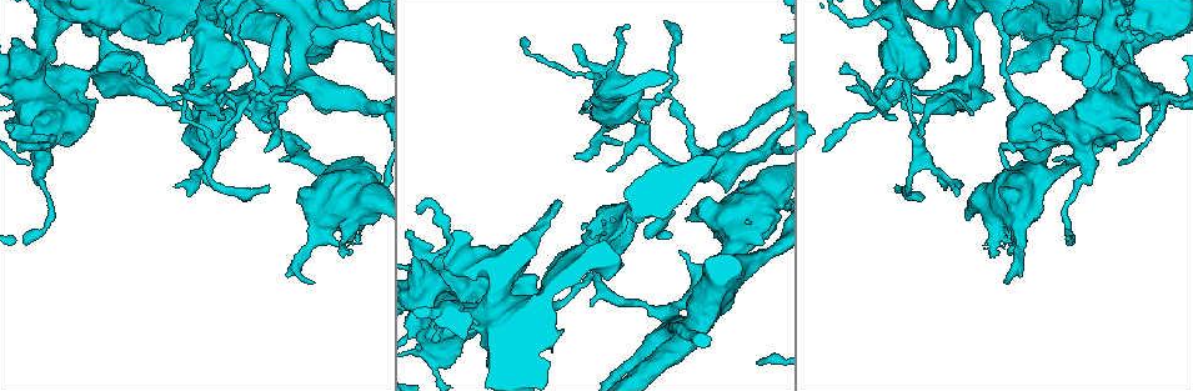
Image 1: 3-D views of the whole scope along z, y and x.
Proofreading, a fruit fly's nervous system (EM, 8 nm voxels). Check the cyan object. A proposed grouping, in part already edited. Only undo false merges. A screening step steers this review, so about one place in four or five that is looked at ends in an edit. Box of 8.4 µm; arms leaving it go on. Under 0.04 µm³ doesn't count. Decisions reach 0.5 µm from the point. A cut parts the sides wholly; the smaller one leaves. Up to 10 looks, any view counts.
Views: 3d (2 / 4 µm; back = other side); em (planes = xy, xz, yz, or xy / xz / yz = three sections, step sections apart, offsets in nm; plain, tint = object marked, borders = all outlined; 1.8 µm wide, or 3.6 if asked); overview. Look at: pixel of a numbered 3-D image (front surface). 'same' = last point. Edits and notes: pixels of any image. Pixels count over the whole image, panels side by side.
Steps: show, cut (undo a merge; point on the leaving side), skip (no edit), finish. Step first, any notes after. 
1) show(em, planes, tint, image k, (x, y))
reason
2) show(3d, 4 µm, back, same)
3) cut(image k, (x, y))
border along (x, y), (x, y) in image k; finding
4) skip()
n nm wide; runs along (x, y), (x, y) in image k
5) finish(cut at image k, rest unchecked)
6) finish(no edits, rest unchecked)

show(3d, 4 µm, back, image 1, (912, 75))

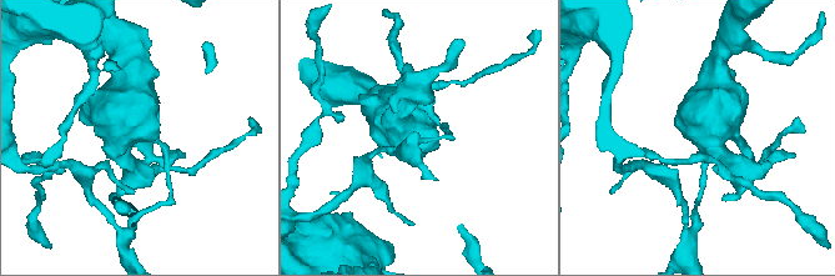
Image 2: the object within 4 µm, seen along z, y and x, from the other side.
show(em, 3.6 µm, yz, step 8, tint, image 2, (428, 136))
need the tissue

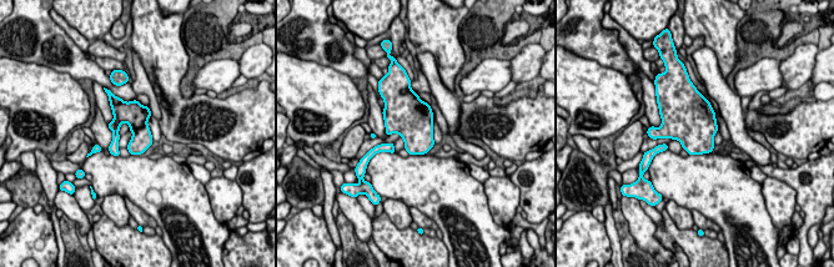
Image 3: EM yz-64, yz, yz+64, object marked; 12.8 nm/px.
show(em, 3.6 µm, planes, borders, same)

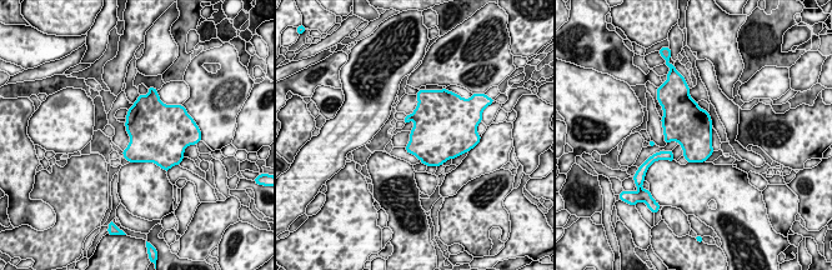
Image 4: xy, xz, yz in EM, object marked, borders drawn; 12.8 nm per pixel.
skip()
all the same neuron

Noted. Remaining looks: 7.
show(3d, 2 µm, image 1, (1113, 30))
thick turns thin

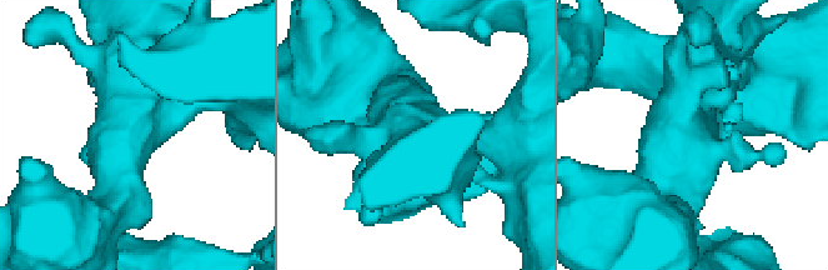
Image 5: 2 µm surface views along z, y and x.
show(em, planes, borders, image 5, (690, 131))

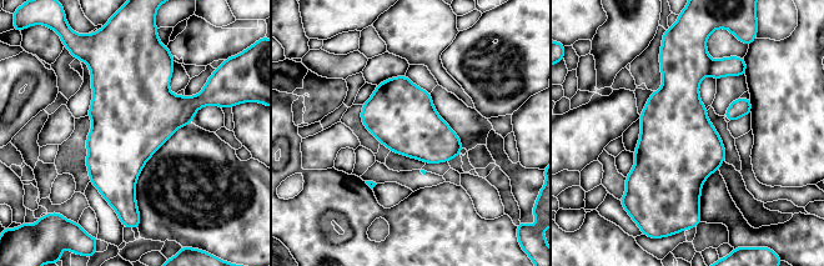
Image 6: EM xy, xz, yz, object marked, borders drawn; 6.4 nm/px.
skip()
440 nm wide; continuous, no second neuron

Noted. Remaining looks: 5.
show(em, 3.6 µm, xy, step 4, tint, image 1, (345, 203))
abrupt turn

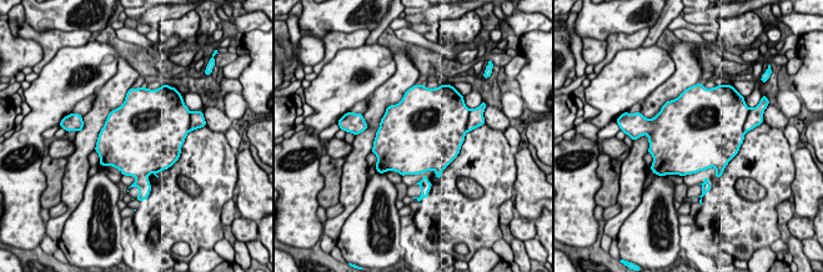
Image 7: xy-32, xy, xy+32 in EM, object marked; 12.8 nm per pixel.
skip()
one neuron here

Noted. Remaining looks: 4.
show(3d, 4 µm, image 1, (683, 331))
four or more arms meet

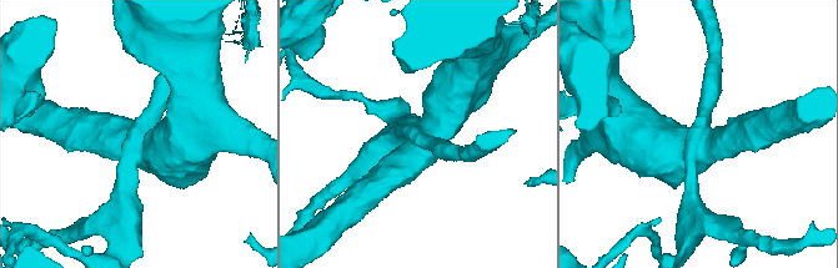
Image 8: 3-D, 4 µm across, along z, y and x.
show(em, 3.6 µm, planes, tint, image 8, (420, 135))
now the EM

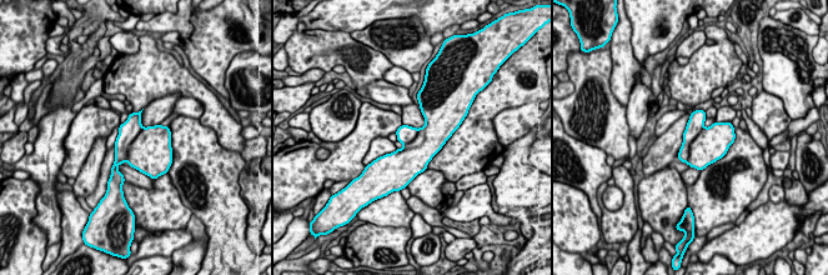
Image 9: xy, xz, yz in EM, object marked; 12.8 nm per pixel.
cut(image 9, (693, 128))
the part that leaves runs along (699, 113), (688, 135), (683, 158) in image 9; two neurons meet here

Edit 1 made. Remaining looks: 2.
finish(cut at image 9, rest unchecked)

